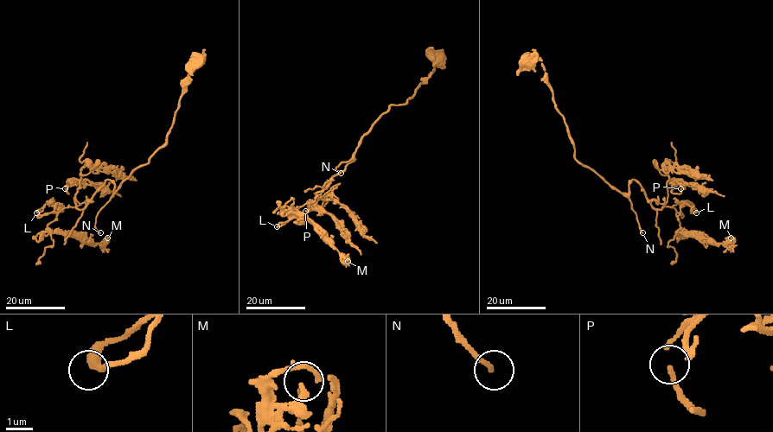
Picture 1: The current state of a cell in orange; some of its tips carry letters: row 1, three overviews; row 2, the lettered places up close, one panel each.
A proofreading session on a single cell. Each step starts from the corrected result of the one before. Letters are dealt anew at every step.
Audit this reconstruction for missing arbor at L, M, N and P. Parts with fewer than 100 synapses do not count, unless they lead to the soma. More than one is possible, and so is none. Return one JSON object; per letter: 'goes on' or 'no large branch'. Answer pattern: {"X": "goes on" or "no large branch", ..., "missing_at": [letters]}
{"L": "no large branch", "M": "no large branch", "N": "goes on", "P": "no large branch", "missing_at": ["N"]}

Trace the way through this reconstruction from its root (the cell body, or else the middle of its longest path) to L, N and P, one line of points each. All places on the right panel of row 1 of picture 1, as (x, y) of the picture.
L: (527, 60), (541, 60), (578, 163), (622, 193), (635, 179), (650, 200), (678, 212), (689, 203), (696, 212)
N: (527, 60), (541, 60), (555, 108), (563, 117), (573, 142), (575, 159), (629, 199), (642, 232)
P: (527, 60), (541, 60), (578, 163), (622, 193), (635, 179), (665, 206), (667, 182), (680, 188)

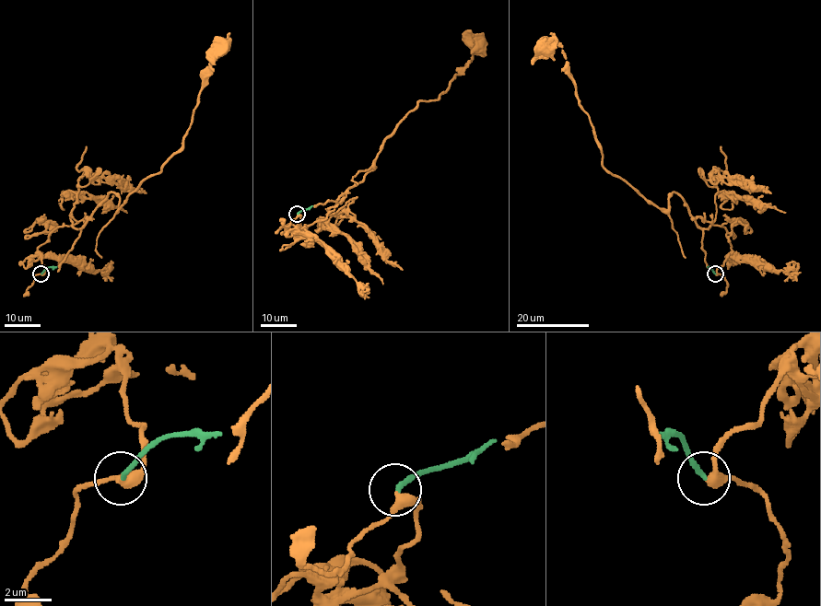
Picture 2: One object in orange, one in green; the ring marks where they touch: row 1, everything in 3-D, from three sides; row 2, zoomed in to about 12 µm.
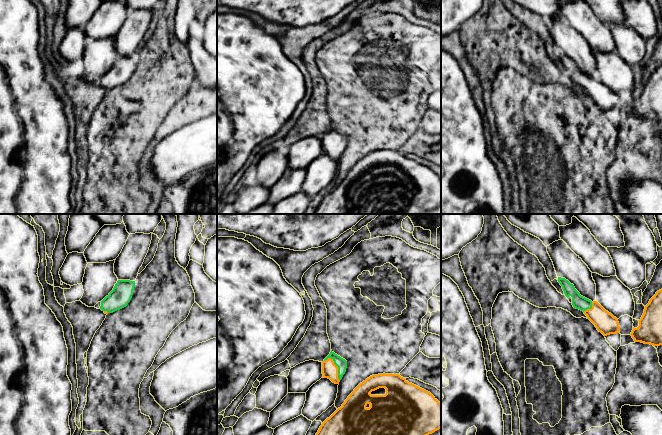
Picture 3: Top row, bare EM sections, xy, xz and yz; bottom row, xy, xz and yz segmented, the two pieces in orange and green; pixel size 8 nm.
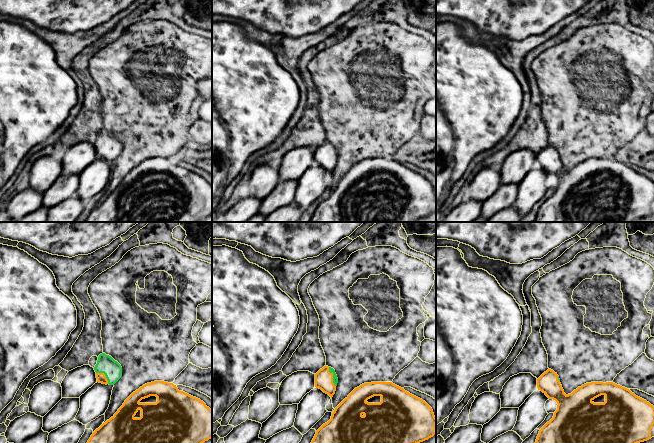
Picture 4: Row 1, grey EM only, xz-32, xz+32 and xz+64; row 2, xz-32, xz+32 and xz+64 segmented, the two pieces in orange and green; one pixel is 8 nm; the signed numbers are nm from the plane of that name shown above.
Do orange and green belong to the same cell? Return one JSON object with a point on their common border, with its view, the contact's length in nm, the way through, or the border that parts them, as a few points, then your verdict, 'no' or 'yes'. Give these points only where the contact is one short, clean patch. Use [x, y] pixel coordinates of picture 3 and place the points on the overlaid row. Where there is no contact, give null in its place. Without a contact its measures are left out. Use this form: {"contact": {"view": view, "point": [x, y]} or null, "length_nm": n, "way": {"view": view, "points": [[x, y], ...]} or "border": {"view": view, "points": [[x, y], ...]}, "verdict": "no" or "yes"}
{"contact": {"view": "xz", "point": [337, 368]}, "length_nm": 220, "way": {"view": "xz", "points": [[329, 370], [337, 368], [341, 363]]}, "verdict": "yes"}

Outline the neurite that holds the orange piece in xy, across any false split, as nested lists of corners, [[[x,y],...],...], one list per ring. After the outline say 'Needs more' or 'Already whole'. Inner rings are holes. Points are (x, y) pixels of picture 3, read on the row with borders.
[[[118,280],[113,290],[101,301],[100,309],[105,313],[113,313],[128,305],[130,302],[135,281]]]. Needs more

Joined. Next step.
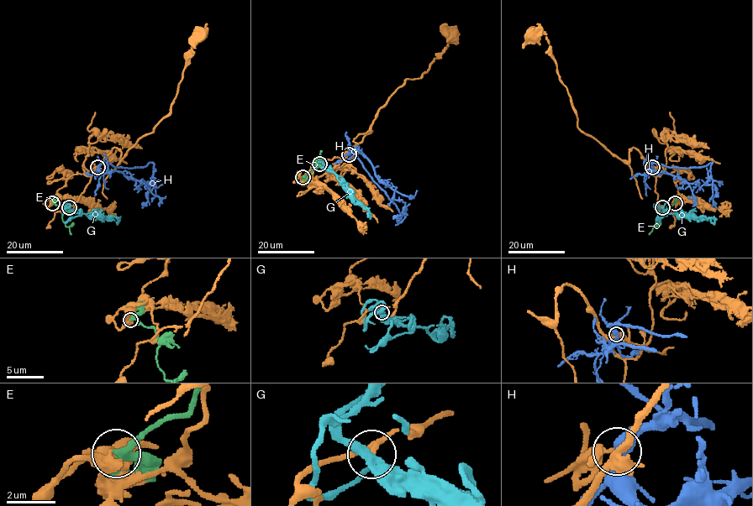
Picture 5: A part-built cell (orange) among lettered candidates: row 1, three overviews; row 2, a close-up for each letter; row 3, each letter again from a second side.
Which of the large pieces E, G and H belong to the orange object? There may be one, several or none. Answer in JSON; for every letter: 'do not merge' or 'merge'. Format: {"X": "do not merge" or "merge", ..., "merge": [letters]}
{"E": "do not merge", "G": "merge", "H": "do not merge", "merge": ["G"]}

